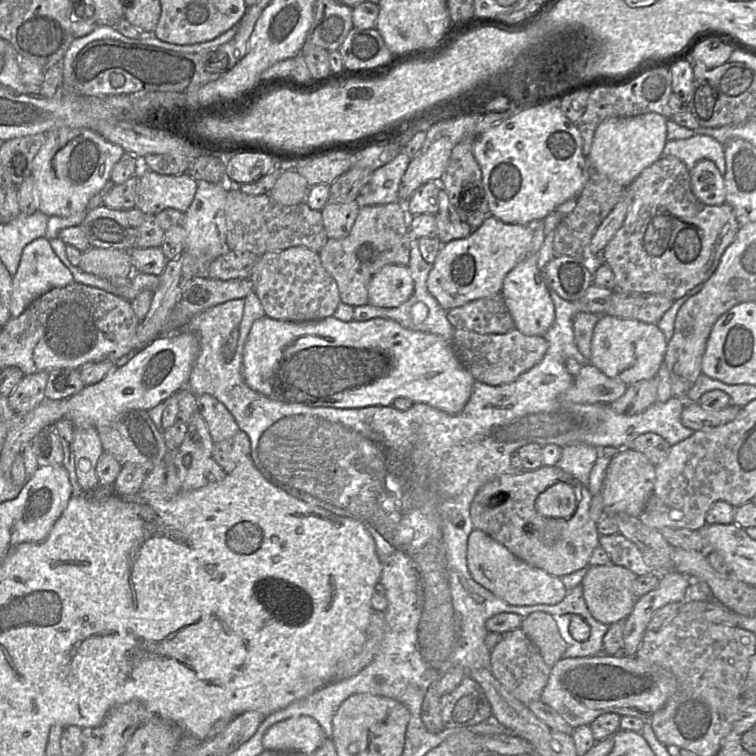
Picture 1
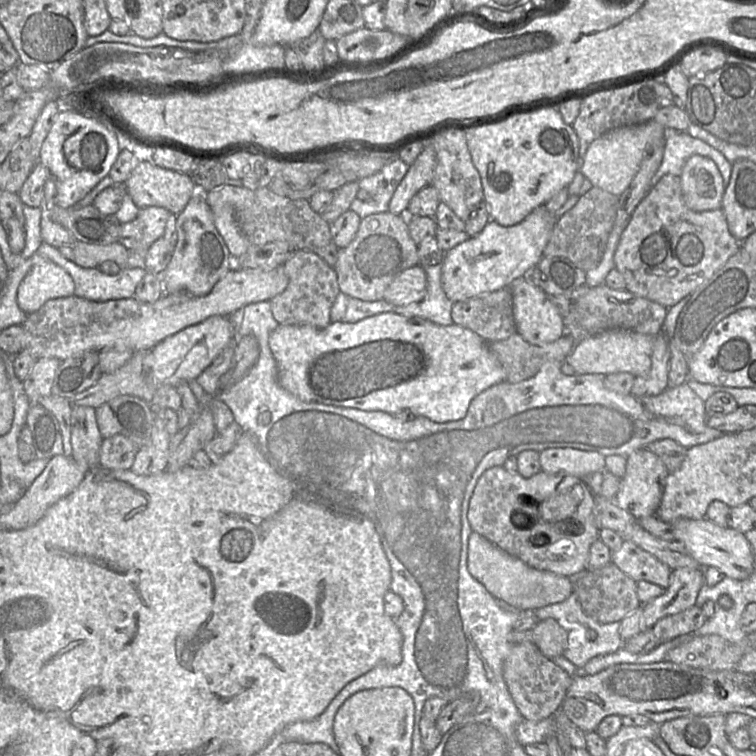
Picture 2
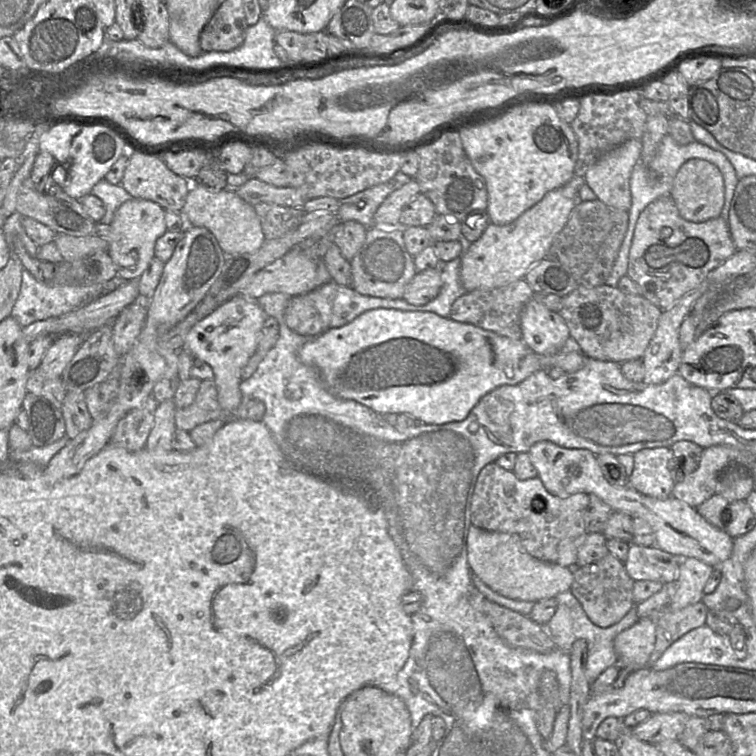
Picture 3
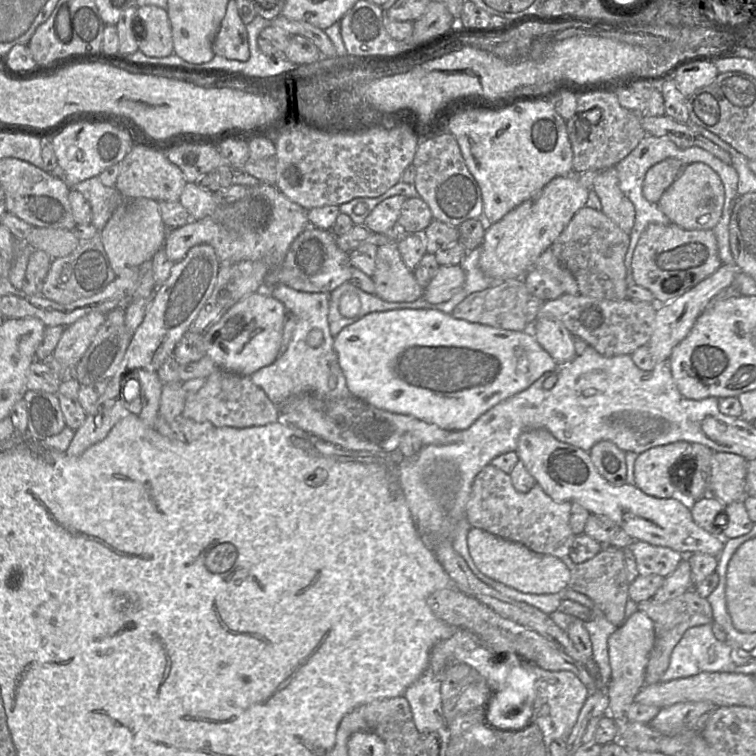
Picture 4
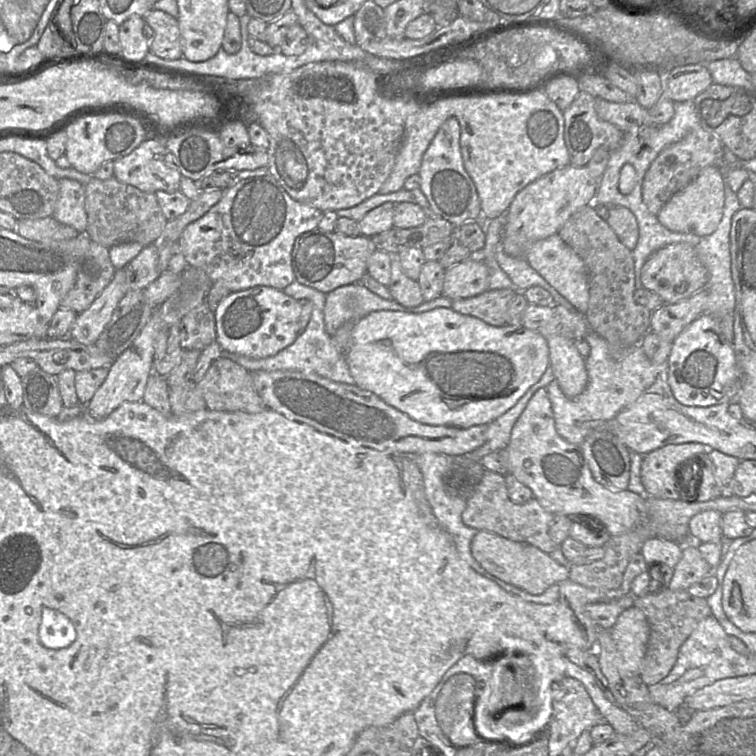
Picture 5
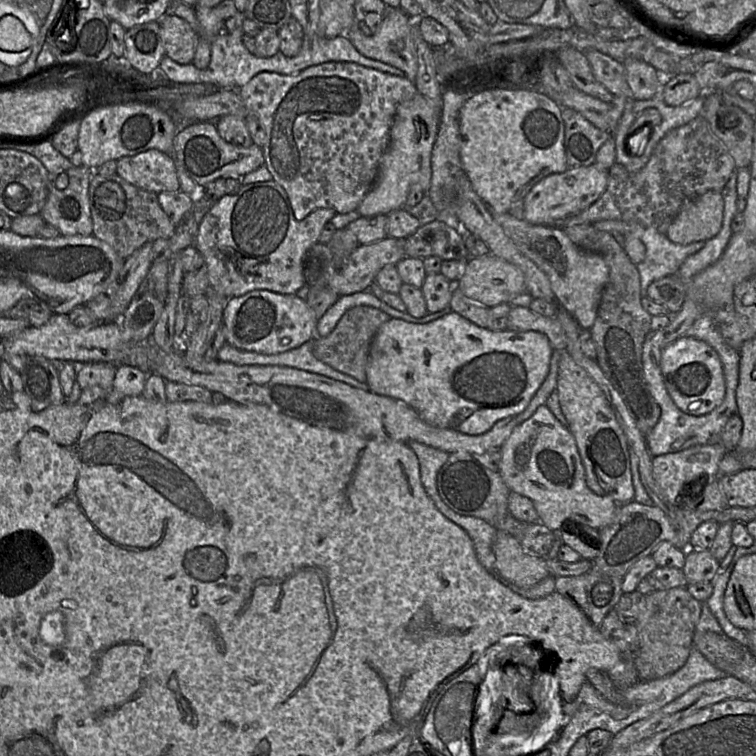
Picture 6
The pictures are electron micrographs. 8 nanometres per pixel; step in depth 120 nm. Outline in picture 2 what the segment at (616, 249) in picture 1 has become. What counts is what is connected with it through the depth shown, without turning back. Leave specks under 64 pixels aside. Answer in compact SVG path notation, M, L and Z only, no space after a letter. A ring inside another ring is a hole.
M667 174L649 189L632 213L614 253L615 269L623 275L626 290L668 309L710 279L739 251L740 244L741 242L730 233L722 208L703 212L692 211L683 200L680 177Z

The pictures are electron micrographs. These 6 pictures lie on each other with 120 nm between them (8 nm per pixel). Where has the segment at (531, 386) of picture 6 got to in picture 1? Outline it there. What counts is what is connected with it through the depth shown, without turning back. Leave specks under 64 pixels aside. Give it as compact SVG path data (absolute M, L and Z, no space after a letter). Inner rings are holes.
M604 315L594 328L591 356L587 363L610 378L631 385L656 376L664 361L667 346L668 341L656 324ZM264 316L253 322L243 350L243 378L245 383L254 391L264 396L283 403L296 403L313 407L333 408L364 408L369 406L391 406L398 397L409 398L413 403L424 403L448 414L459 413L468 402L475 379L462 366L457 358L450 341L439 335L414 331L402 327L390 319L374 318L367 321L344 322L333 316L318 321L291 322L275 320Z

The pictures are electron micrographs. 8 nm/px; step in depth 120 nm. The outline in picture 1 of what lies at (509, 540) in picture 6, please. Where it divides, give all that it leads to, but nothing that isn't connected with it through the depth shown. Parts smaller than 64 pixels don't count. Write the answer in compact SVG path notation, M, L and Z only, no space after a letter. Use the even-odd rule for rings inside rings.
M474 528L469 534L466 556L467 567L473 580L510 605L555 605L562 601L568 592L558 576L521 560L479 529Z

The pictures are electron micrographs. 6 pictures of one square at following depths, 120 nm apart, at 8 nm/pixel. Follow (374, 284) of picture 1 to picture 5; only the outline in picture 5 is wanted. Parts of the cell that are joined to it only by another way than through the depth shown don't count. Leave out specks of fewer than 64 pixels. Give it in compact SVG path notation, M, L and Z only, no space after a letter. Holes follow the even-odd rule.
M469 259L445 270L441 296L451 300L471 298L489 288L489 270L479 259Z

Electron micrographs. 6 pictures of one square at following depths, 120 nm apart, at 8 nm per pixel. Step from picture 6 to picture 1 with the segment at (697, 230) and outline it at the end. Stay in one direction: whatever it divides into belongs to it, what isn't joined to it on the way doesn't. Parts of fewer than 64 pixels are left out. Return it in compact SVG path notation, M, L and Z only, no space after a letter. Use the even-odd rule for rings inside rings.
M699 160L690 171L690 180L695 197L702 203L720 206L726 202L724 177L711 160Z

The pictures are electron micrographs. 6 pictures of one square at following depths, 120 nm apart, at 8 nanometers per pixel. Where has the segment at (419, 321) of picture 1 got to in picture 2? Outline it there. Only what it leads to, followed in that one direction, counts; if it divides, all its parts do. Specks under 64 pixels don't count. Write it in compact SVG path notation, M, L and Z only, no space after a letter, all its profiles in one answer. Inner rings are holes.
M442 262L433 266L422 266L427 279L427 292L419 301L406 305L407 308L390 310L386 313L395 313L408 317L419 317L440 326L453 324L451 309L453 302L446 296L442 284Z

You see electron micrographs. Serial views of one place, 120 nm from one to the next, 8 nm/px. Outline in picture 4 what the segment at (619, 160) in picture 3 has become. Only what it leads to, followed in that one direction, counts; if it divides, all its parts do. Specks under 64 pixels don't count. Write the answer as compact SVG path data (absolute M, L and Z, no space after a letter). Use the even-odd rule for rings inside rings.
M615 167L598 172L592 189L600 199L603 214L630 235L635 220L635 208L619 188Z

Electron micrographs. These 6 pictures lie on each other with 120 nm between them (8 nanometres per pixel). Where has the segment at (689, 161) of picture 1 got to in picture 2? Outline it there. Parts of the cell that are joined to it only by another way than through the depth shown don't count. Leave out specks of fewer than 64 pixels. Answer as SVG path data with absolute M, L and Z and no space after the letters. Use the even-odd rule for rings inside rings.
M665 128L663 158L650 181L650 188L664 175L671 174L680 177L686 160L693 155L712 159L721 173L726 188L731 177L732 163L706 142L690 136L687 132L671 128Z

